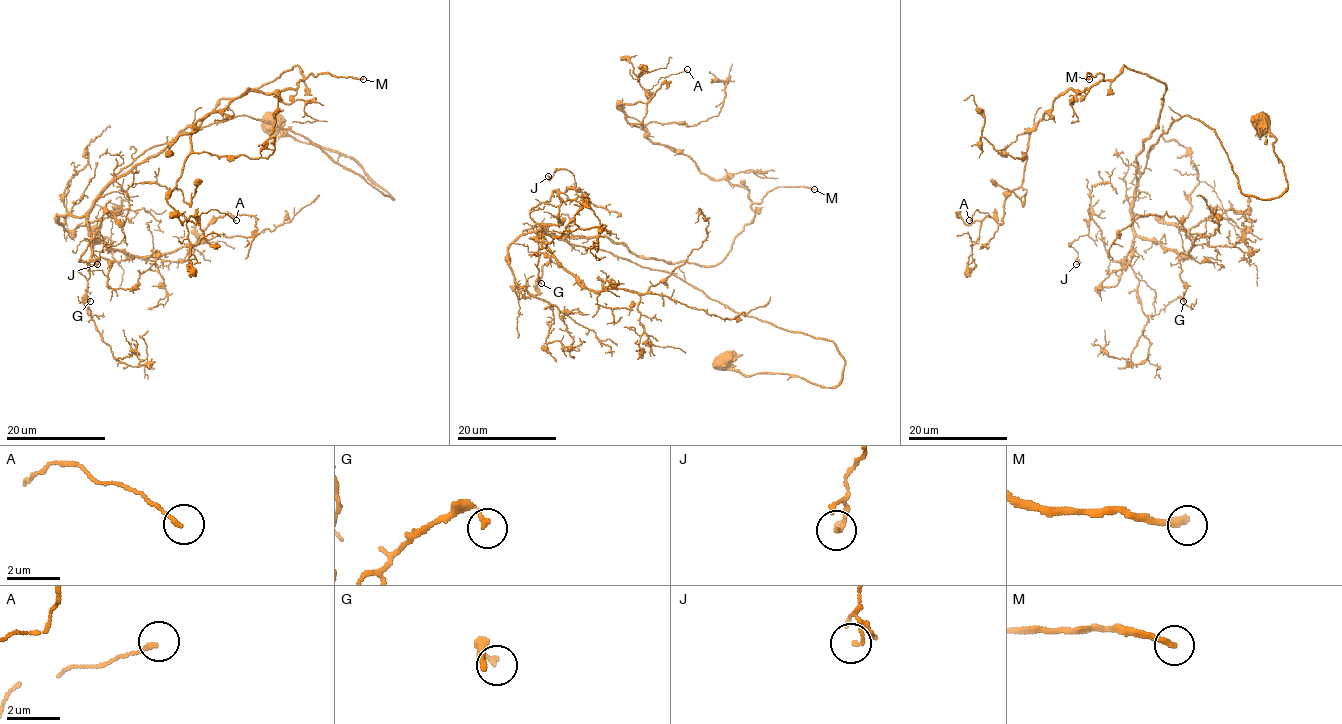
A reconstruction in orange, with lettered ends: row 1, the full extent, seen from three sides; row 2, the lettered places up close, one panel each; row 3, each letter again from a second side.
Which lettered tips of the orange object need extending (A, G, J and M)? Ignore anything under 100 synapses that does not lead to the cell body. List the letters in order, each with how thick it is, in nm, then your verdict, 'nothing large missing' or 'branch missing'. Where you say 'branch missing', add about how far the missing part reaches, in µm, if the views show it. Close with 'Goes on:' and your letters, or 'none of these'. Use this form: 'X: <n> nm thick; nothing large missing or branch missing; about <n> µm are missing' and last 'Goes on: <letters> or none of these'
A: 140 nm thick; nothing large missing
G: 160 nm thick; nothing large missing
J: 130 nm thick; nothing large missing
M: 240 nm thick; branch missing; about 70 µm are missing
Goes on: M

